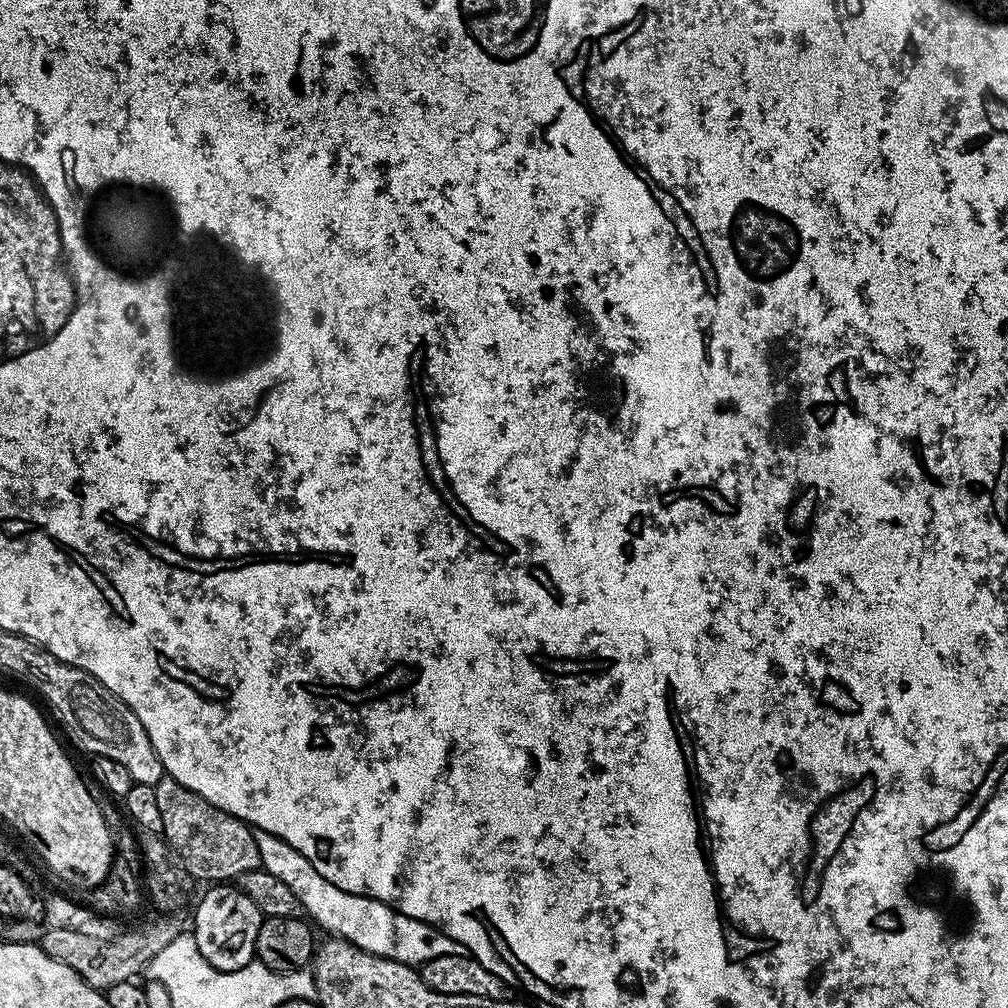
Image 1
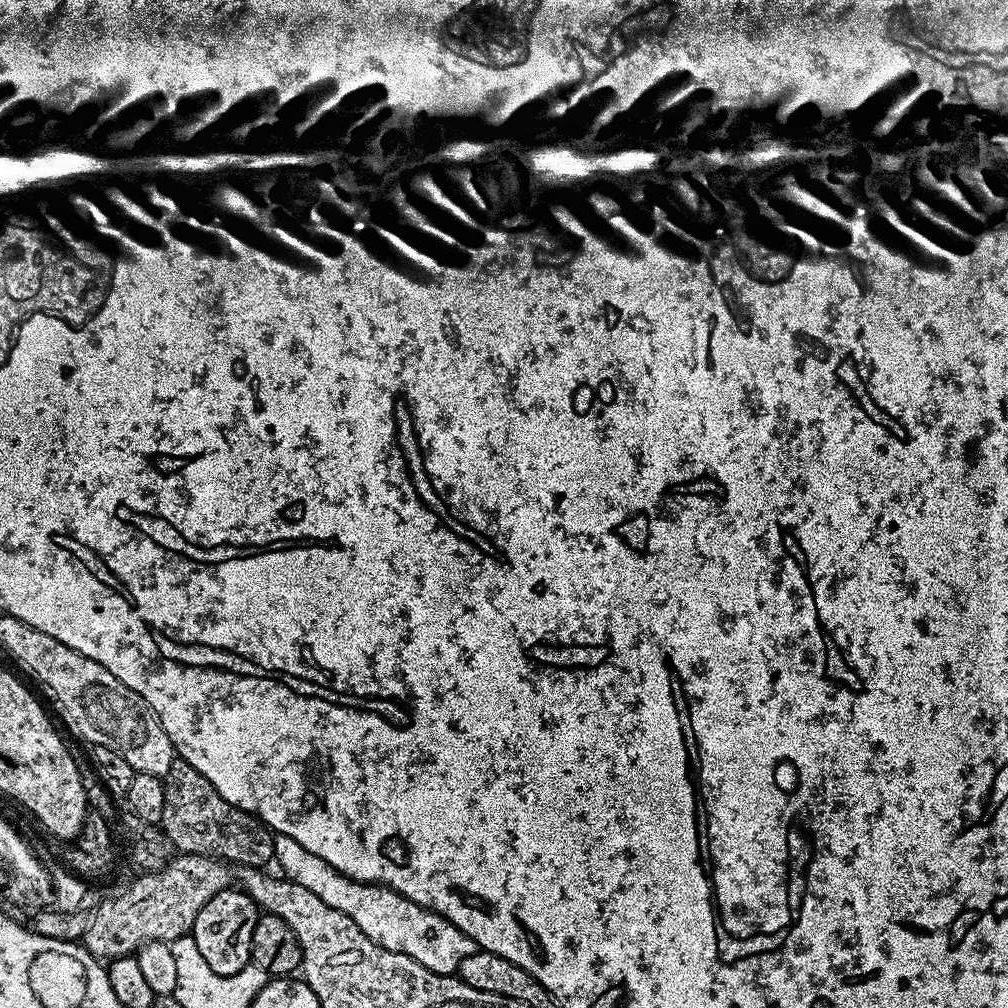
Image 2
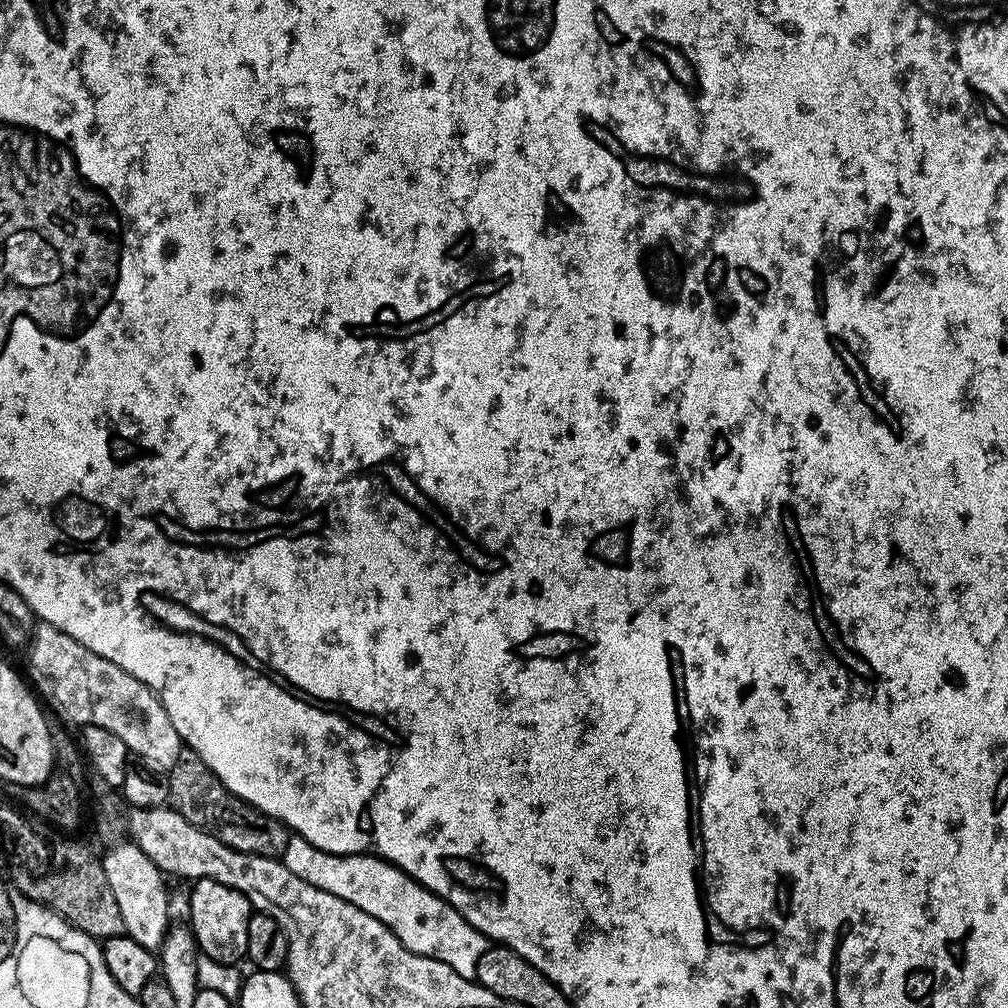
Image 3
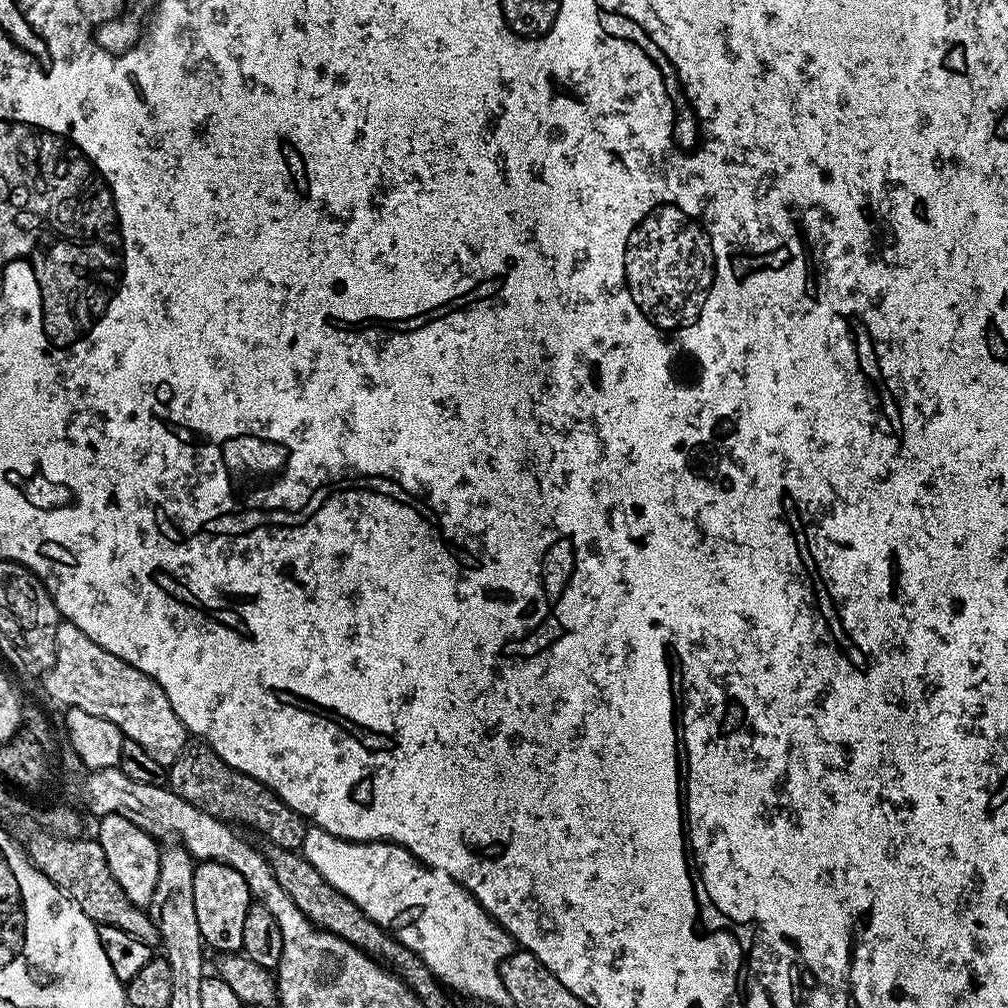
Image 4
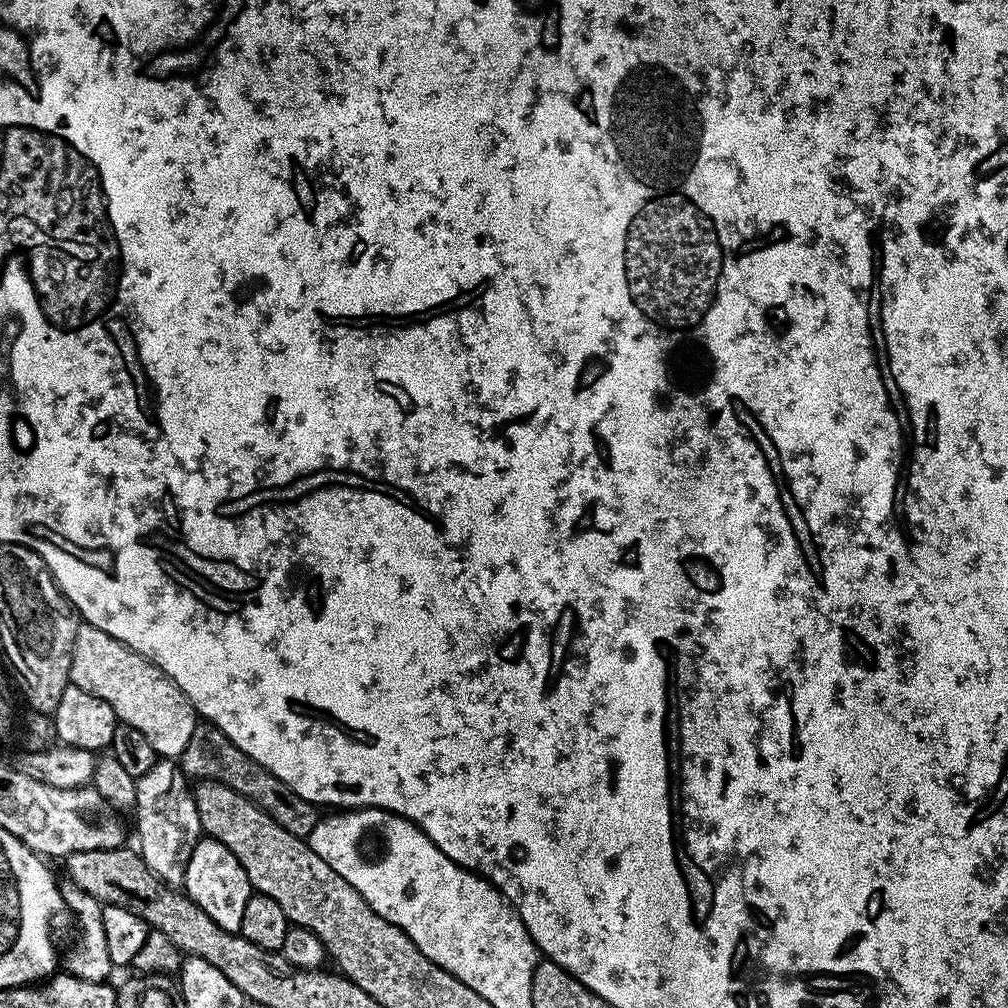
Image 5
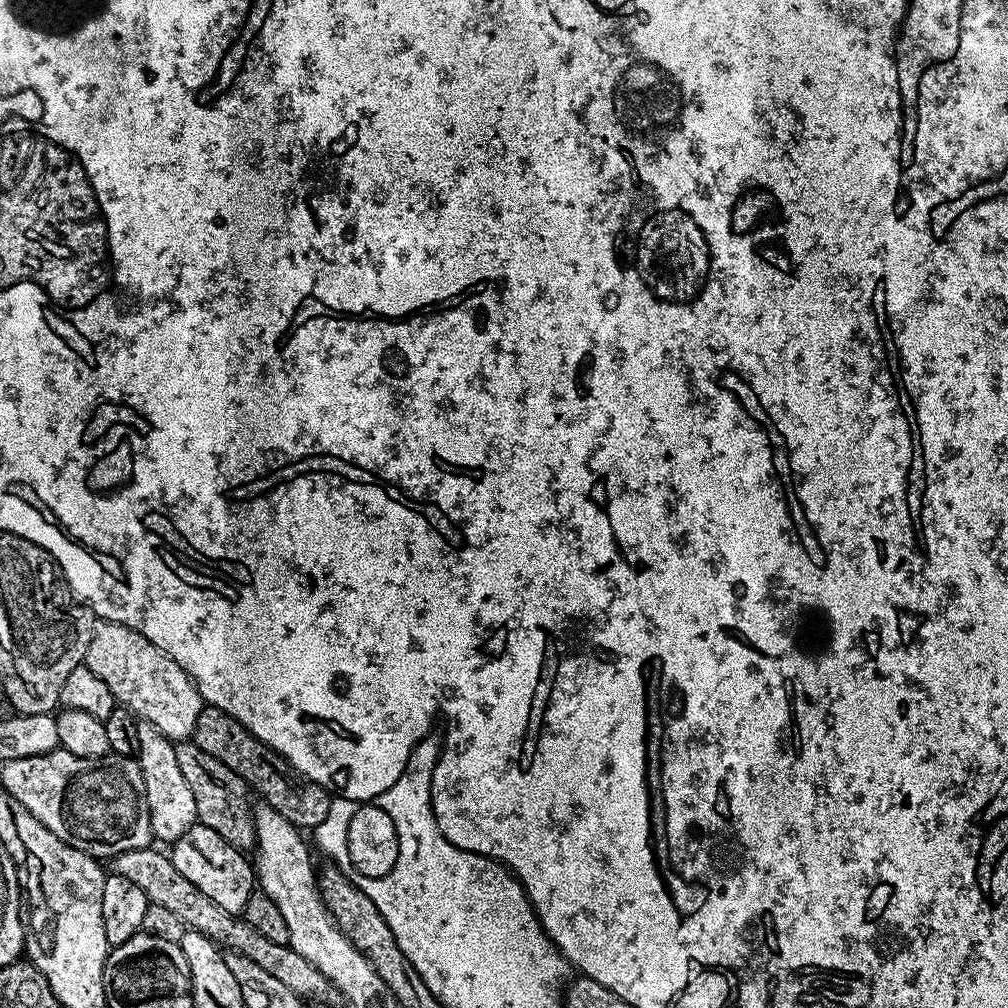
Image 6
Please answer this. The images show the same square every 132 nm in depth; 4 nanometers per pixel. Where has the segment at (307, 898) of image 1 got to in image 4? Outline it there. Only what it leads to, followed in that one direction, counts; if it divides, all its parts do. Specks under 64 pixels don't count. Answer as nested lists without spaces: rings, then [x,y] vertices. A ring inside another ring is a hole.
[[[312,826],[309,827],[306,838],[304,839],[304,847],[302,855],[305,860],[310,862],[310,866],[314,866],[314,870],[318,870],[318,874],[322,874],[322,878],[326,878],[326,882],[330,886],[334,886],[334,890],[338,890],[350,898],[350,902],[358,905],[364,913],[371,918],[371,920],[378,925],[379,928],[390,932],[402,946],[406,946],[413,954],[420,957],[420,961],[427,966],[436,977],[437,981],[443,982],[449,989],[457,988],[460,992],[465,992],[468,996],[473,996],[476,1000],[485,1000],[488,1004],[505,1004],[509,1003],[508,991],[502,982],[502,974],[500,973],[500,963],[508,959],[514,951],[514,941],[510,933],[504,928],[501,928],[491,916],[485,913],[484,907],[471,896],[465,888],[463,888],[457,880],[452,880],[446,873],[439,872],[433,868],[427,868],[426,865],[421,864],[416,857],[411,856],[406,849],[400,844],[385,842],[382,840],[370,840],[367,842],[357,842],[355,840],[339,840],[334,834],[330,834],[326,830]]]

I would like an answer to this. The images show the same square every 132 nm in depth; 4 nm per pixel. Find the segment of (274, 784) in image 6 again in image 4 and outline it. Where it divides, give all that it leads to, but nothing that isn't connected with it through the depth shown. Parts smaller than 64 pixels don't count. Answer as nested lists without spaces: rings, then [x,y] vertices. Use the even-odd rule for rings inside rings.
[[[195,738],[189,739],[182,754],[174,758],[174,762],[167,765],[166,784],[178,798],[190,802],[190,806],[198,806],[206,814],[225,822],[237,820],[248,828],[253,828],[260,836],[265,836],[273,848],[290,848],[300,850],[304,847],[304,839],[309,825],[303,816],[298,815],[293,808],[286,806],[274,790],[270,790],[258,778],[250,778],[250,774],[242,774],[234,770],[210,745]]]

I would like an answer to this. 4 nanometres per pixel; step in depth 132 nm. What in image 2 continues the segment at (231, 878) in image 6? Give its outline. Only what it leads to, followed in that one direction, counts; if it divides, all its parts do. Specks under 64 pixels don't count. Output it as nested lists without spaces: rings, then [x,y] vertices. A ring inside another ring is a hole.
[[[243,890],[219,892],[202,906],[190,934],[198,946],[198,954],[206,958],[206,966],[210,966],[214,974],[233,976],[250,963],[257,915],[258,905]]]

